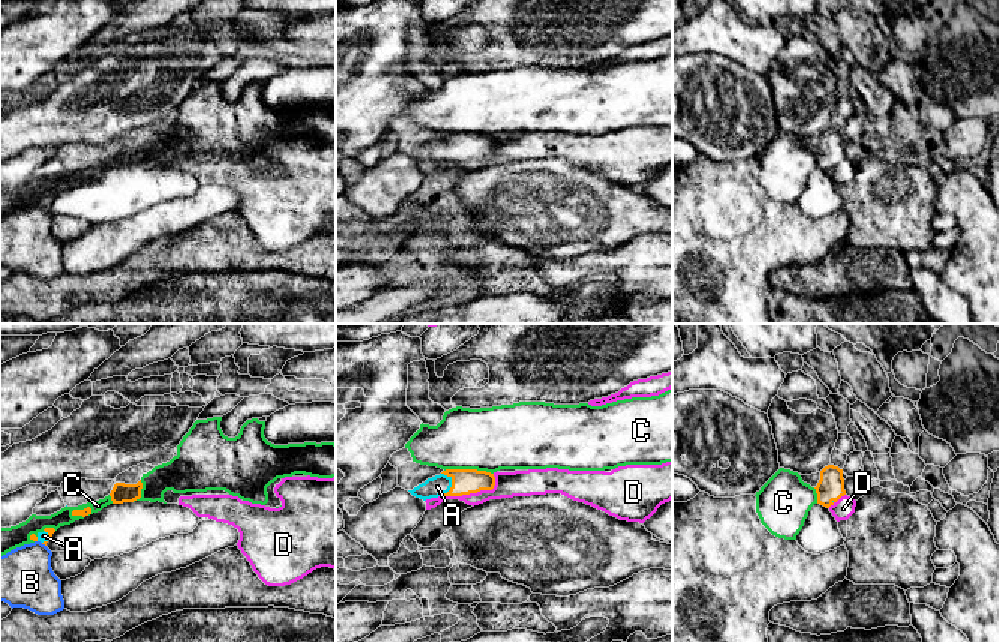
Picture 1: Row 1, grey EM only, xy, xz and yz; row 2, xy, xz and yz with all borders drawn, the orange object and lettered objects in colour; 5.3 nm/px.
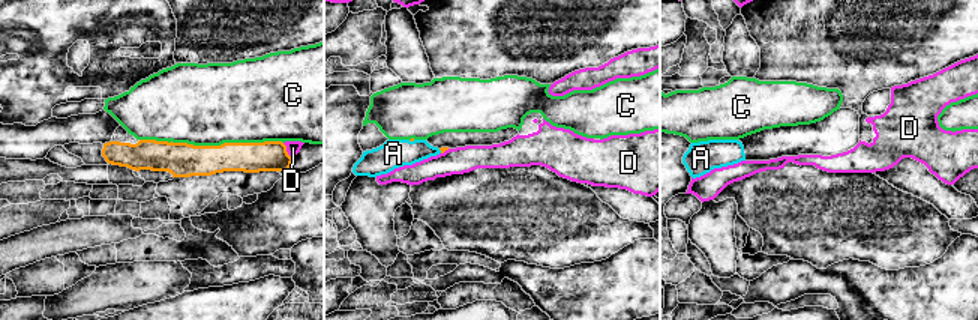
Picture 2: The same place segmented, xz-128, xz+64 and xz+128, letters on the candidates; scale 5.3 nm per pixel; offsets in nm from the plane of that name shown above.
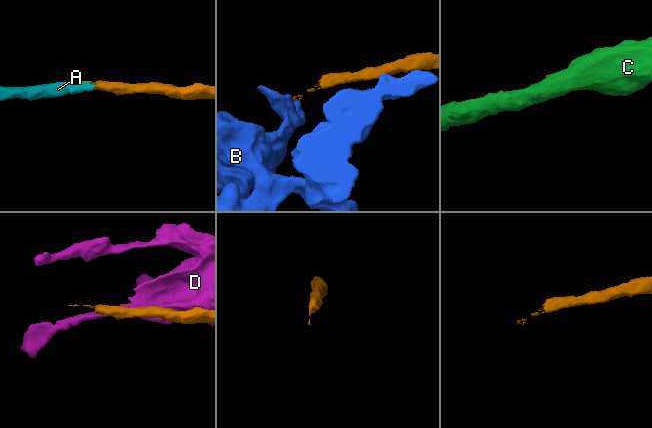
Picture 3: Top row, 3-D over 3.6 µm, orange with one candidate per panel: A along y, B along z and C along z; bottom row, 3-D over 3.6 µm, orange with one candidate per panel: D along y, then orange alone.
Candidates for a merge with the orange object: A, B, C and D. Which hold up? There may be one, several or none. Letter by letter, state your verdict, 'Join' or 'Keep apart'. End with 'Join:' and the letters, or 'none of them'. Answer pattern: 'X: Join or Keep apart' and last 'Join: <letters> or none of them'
A: Join
B: Keep apart
C: Keep apart
D: Keep apart
Join: A

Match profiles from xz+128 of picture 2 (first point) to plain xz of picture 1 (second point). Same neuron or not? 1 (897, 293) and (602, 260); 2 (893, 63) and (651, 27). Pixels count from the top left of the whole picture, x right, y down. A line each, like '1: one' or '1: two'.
1: one
2: one

